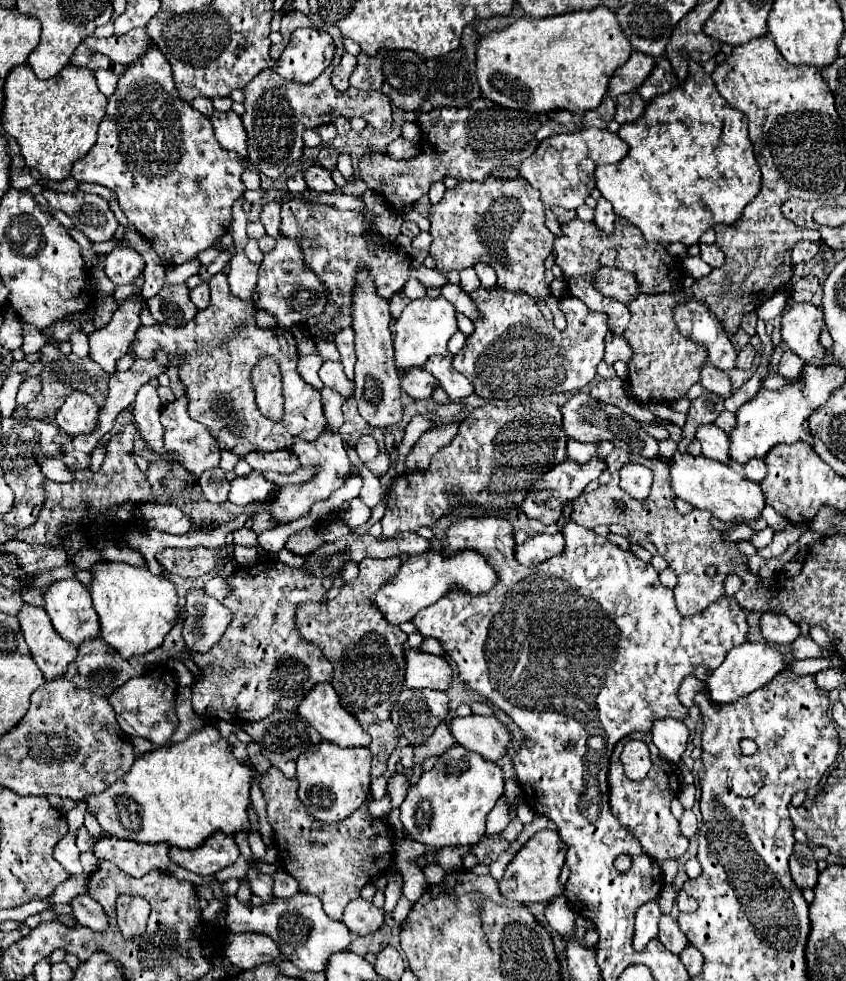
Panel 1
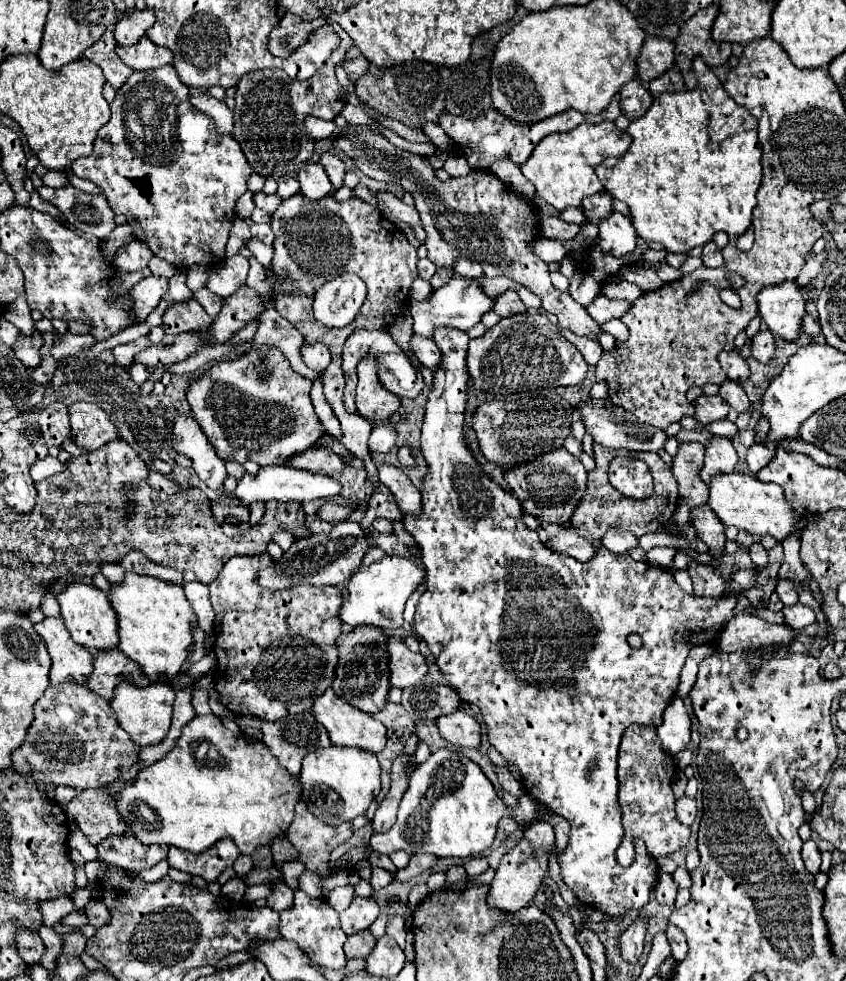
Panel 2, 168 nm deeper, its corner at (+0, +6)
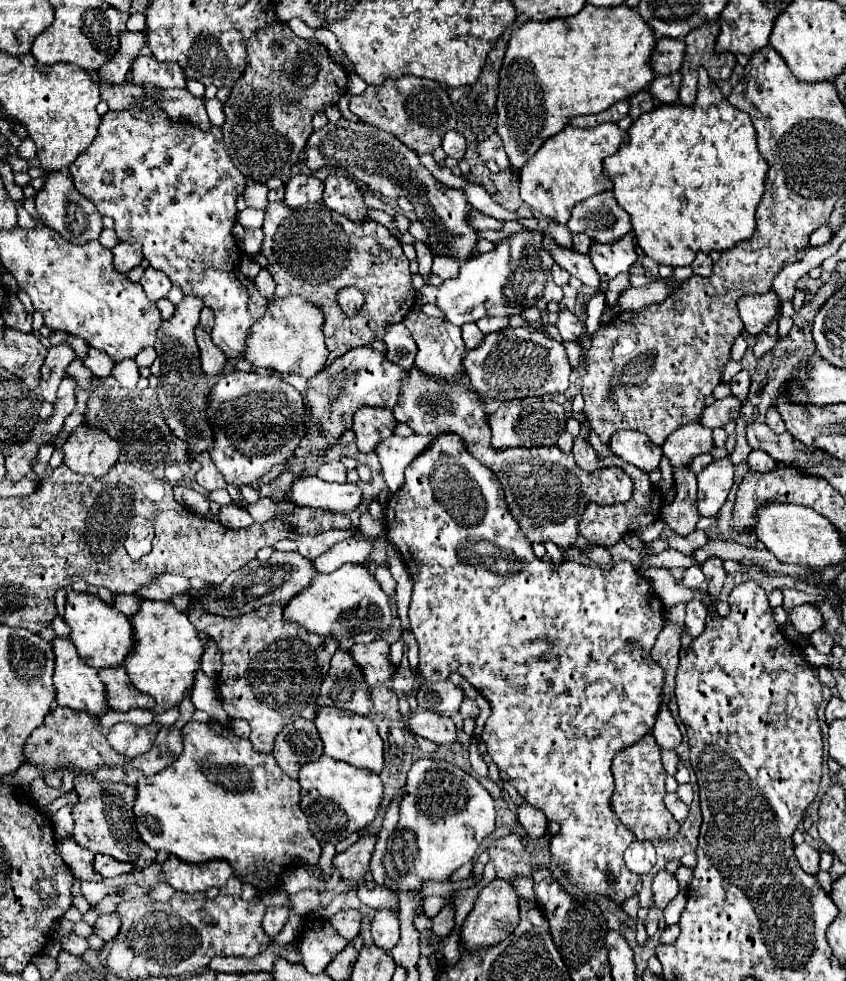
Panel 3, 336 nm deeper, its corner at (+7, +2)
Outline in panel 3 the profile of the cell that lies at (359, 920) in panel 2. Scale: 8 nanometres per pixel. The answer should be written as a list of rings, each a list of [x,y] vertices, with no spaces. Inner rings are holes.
[[[346,909],[346,911],[338,911],[332,919],[330,919],[332,927],[346,939],[352,941],[358,933],[360,933],[360,923],[362,923],[362,915],[356,909]]]

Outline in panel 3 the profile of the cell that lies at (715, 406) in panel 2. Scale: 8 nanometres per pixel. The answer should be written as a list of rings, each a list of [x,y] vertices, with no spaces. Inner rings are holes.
[[[734,395],[726,397],[726,399],[720,399],[720,401],[714,401],[712,405],[704,407],[702,417],[700,417],[700,423],[702,423],[704,427],[710,427],[710,429],[722,427],[722,425],[728,423],[728,421],[738,419],[740,405],[742,405],[742,403],[740,403]]]

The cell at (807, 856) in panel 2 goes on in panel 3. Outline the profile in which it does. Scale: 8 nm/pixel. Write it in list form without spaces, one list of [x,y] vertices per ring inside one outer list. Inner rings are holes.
[[[802,843],[802,845],[796,845],[794,847],[794,855],[800,863],[800,867],[810,873],[810,875],[816,875],[818,873],[818,861],[820,861],[820,855],[818,855],[818,849],[814,849],[812,845],[808,843]]]

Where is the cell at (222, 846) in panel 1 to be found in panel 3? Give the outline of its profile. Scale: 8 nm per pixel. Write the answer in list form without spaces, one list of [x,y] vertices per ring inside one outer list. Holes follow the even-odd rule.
[[[170,855],[162,863],[162,873],[174,889],[186,893],[198,893],[210,887],[224,887],[224,883],[232,875],[232,865],[220,859],[192,865]]]

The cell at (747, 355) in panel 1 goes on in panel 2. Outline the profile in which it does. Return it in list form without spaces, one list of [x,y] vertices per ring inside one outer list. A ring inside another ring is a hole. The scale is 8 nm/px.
[[[759,331],[753,339],[751,339],[751,355],[761,361],[767,363],[773,355],[775,355],[775,335],[771,335],[771,331]]]

